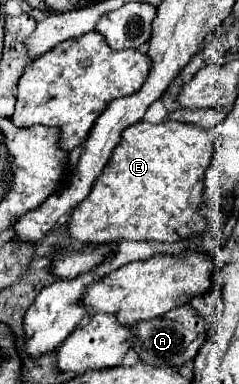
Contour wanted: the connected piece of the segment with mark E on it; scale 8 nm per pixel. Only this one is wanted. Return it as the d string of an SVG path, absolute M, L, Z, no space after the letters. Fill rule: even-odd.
M164 121L158 125L134 123L122 131L120 143L114 147L104 173L92 185L92 193L76 205L70 213L66 227L68 235L80 243L104 243L104 241L170 241L176 243L194 233L206 229L206 221L198 215L204 201L204 171L208 169L214 153L214 137L210 131L198 125L186 125L178 121Z

